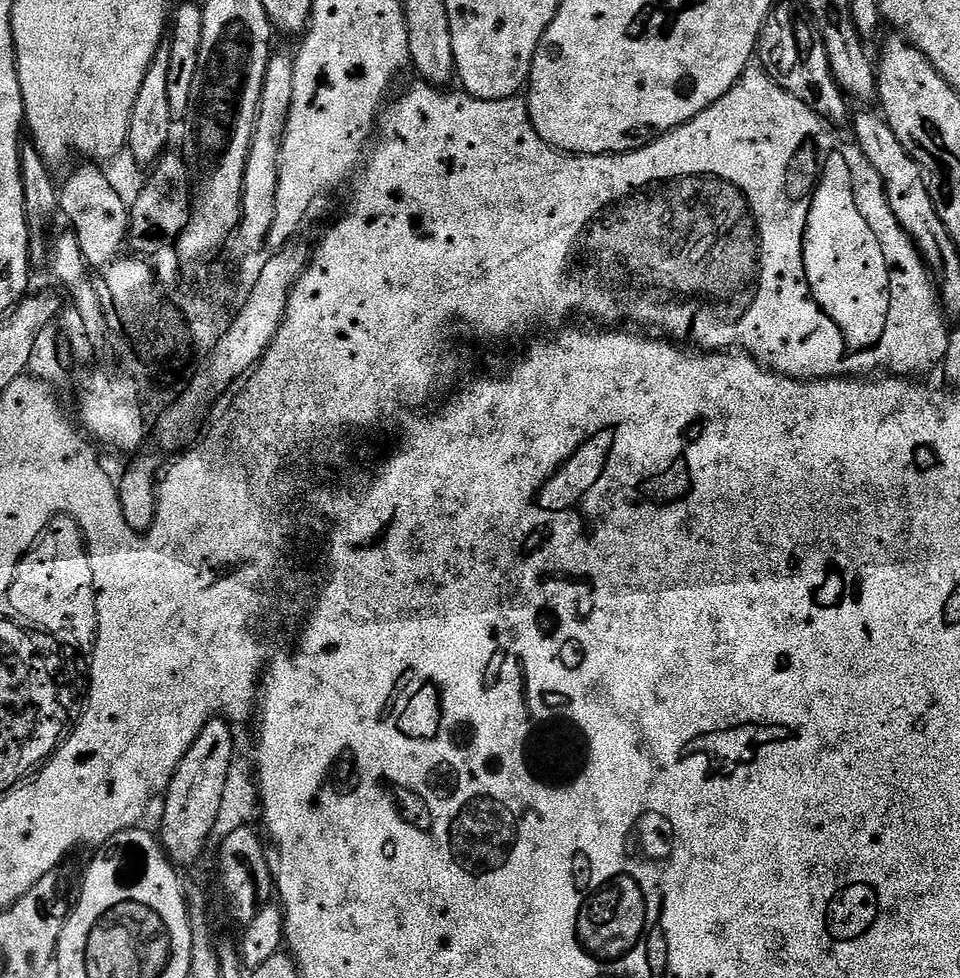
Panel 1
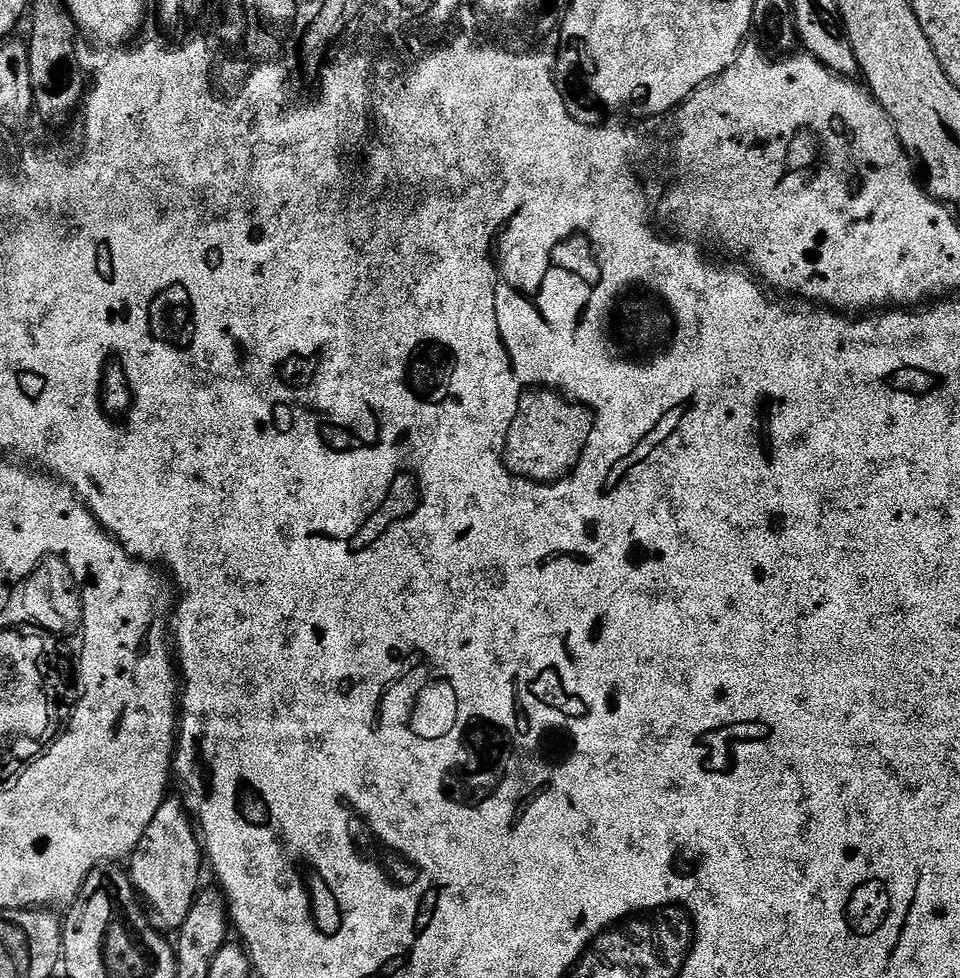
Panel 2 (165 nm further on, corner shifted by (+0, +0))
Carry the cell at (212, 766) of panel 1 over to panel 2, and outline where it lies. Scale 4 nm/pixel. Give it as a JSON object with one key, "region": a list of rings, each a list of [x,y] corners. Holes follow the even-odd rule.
{"region":[[[165,798],[162,806],[158,806],[158,814],[146,826],[146,834],[142,834],[130,857],[132,887],[146,905],[151,919],[164,930],[179,930],[182,922],[186,922],[186,914],[190,914],[202,888],[200,867],[206,864],[197,825],[183,803],[172,799]]]}

